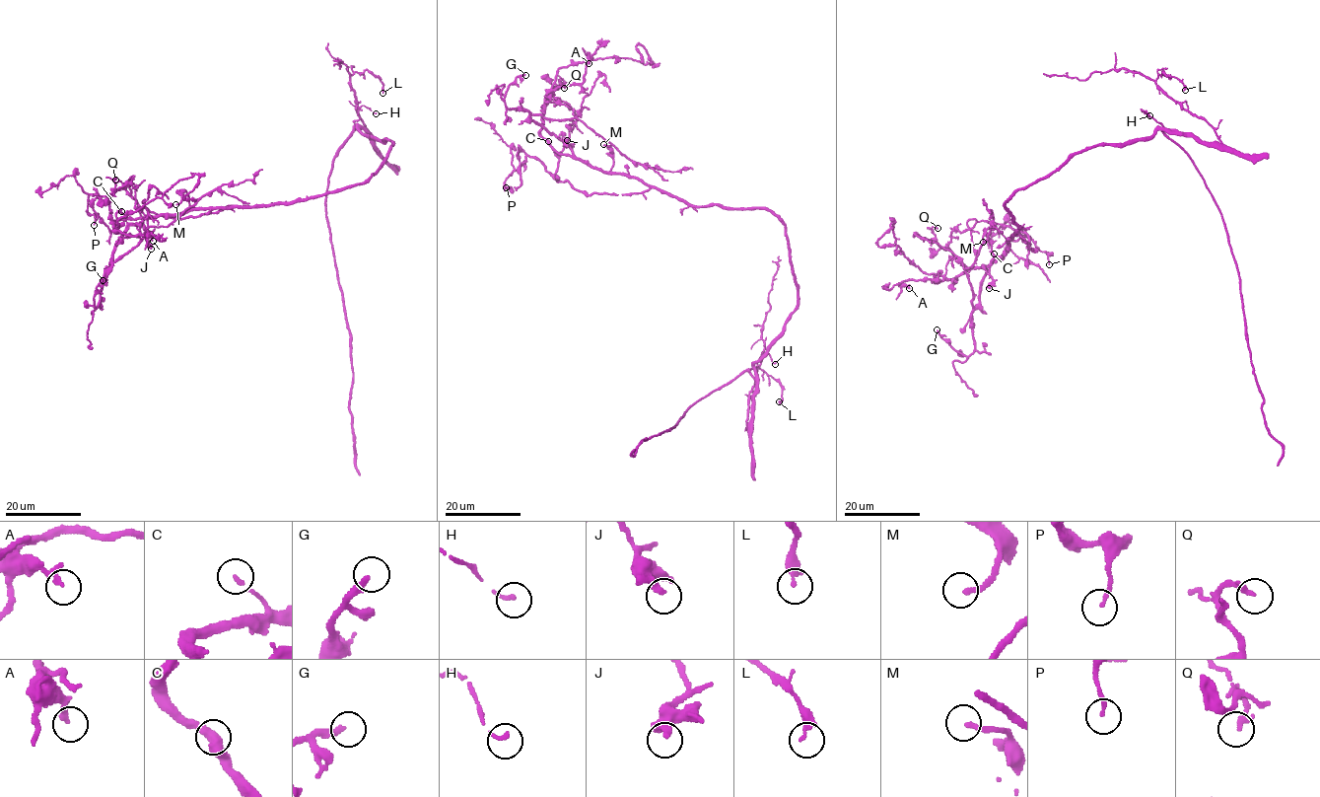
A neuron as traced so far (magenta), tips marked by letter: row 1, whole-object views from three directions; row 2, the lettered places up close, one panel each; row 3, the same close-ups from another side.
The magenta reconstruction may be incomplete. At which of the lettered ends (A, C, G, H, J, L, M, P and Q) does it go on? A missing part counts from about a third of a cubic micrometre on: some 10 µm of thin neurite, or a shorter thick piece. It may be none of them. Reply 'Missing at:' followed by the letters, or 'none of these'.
Missing at: C, G

